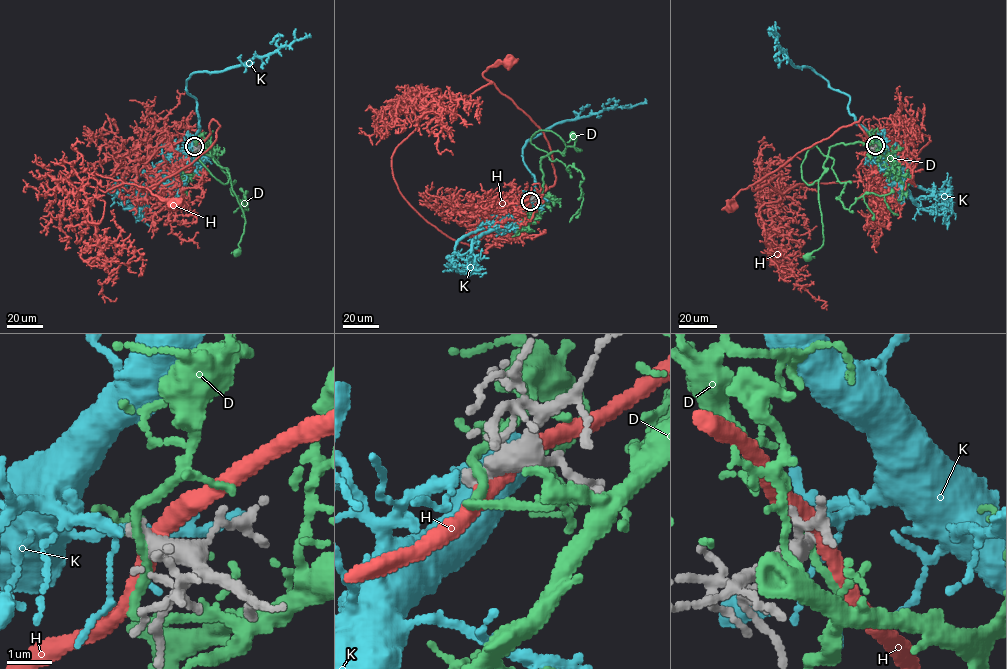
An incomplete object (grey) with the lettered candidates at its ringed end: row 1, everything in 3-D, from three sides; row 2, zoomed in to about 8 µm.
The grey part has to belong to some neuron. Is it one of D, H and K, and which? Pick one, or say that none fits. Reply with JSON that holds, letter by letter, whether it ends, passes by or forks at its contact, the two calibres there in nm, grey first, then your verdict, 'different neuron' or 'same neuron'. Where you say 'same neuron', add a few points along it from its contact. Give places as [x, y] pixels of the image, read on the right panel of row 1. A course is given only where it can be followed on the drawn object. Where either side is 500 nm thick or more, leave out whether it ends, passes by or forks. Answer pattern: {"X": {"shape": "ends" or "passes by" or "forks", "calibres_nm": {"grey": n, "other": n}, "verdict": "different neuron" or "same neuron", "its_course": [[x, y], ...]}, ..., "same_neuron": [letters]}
{"D": {"shape": "passes by", "calibres_nm": {"grey": 480, "other": 190}, "verdict": "different neuron"}, "H": {"calibres_nm": {"grey": 500, "other": 360}, "verdict": "different neuron"}, "K": {"shape": "passes by", "calibres_nm": {"grey": 340, "other": 200}, "verdict": "same neuron", "its_course": [[875, 146], [878, 141], [850, 113], [849, 97], [833, 89], [810, 67], [796, 67], [769, 27]]}, "same_neuron": ["K"]}

